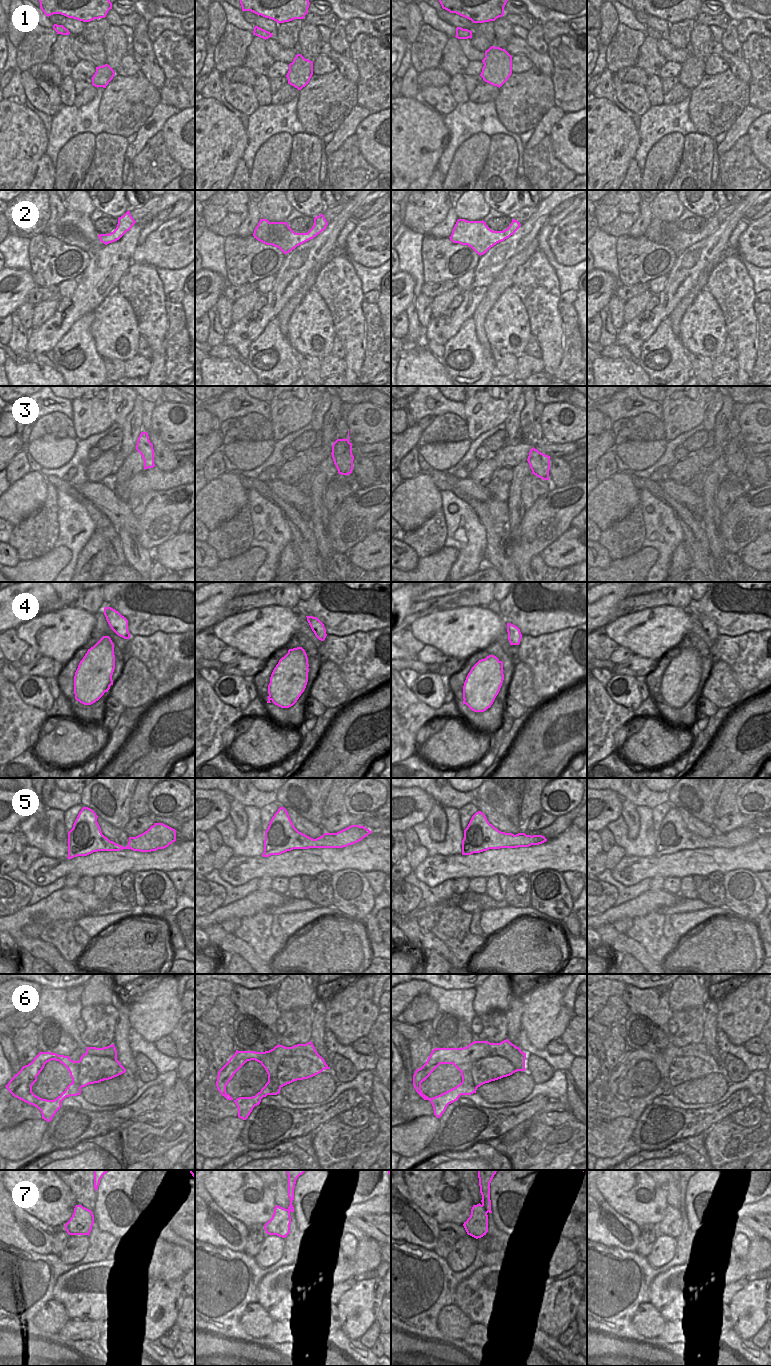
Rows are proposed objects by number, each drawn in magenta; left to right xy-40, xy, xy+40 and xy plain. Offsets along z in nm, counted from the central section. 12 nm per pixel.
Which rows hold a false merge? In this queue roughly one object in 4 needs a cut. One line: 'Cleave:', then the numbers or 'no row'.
Cleave: 6, 7

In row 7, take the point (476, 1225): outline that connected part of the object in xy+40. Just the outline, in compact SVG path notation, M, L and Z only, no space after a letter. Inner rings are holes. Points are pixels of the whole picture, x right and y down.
M480 1203L473 1205L471 1215L463 1226L468 1235L478 1239L488 1232L488 1211Z

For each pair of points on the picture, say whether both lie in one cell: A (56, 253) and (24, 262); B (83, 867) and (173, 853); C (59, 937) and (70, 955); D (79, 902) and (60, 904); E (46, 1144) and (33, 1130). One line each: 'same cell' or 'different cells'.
A: different cells
B: same cell
C: same cell
D: same cell
E: different cells

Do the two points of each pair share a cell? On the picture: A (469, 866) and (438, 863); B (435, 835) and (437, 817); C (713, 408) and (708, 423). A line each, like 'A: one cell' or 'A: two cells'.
A: one cell
B: one cell
C: one cell

